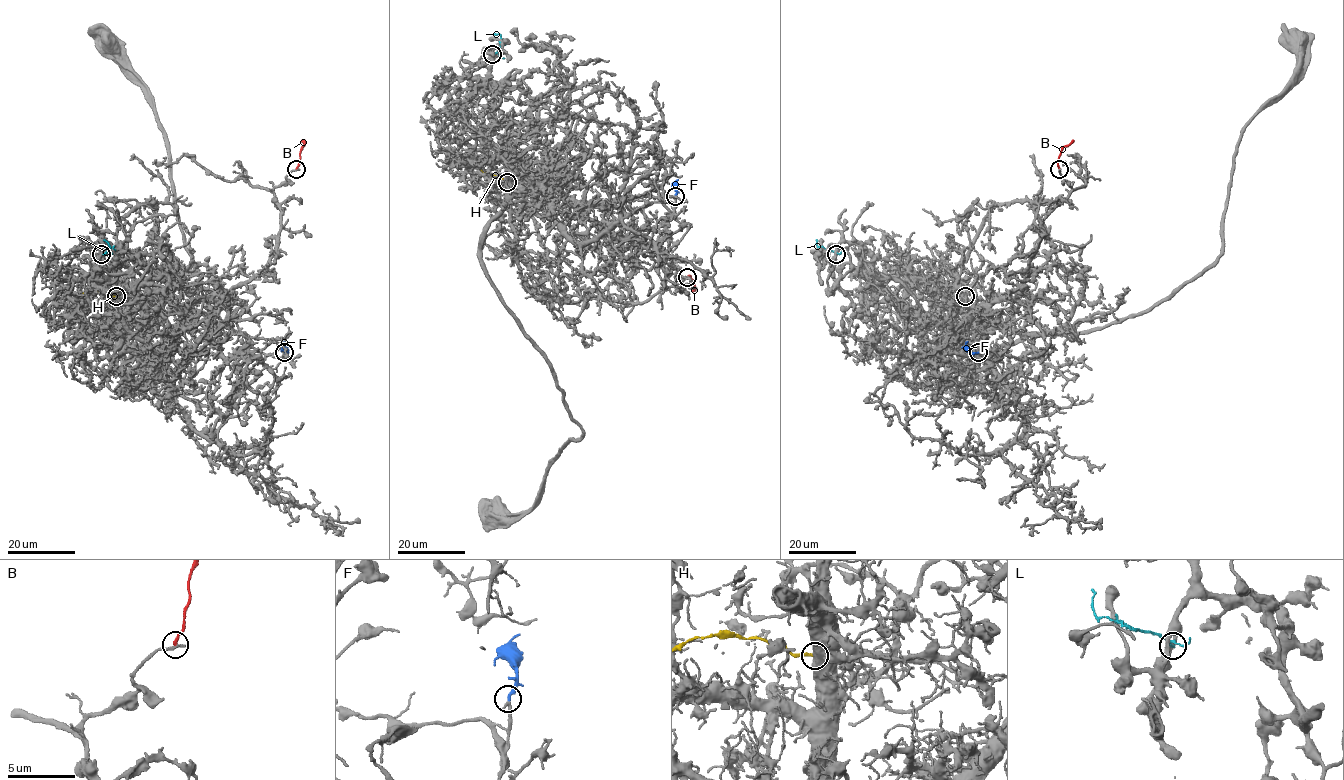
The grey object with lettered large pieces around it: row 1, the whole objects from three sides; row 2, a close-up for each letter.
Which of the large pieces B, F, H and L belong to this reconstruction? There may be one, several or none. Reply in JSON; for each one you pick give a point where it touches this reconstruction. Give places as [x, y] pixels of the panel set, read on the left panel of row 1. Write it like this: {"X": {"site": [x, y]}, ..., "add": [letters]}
{"F": {"site": [284, 352]}, "add": ["F"]}

